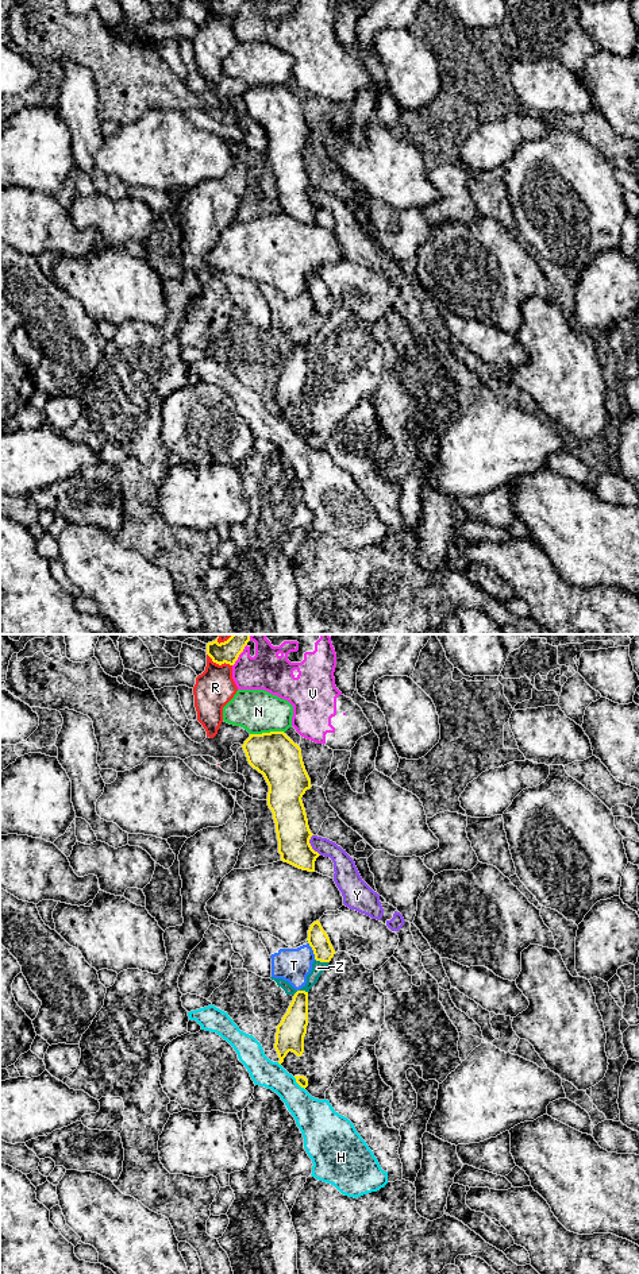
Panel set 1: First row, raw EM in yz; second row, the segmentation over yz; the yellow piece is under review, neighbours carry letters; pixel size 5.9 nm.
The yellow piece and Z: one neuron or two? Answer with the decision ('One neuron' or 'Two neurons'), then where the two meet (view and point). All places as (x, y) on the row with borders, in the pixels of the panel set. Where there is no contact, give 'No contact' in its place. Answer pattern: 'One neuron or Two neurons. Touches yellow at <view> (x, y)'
Two neurons. Touches yellow at yz (322, 961)

